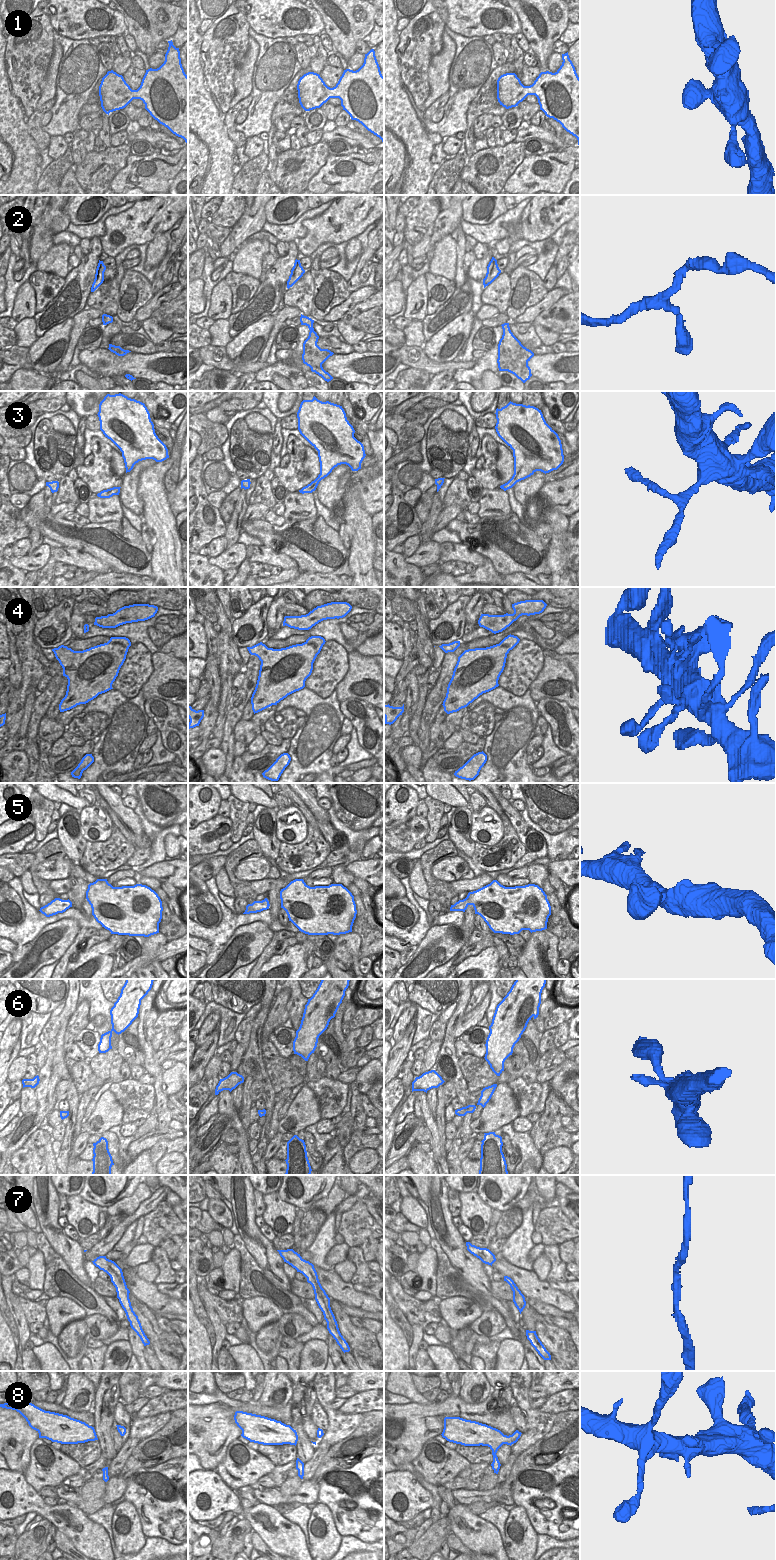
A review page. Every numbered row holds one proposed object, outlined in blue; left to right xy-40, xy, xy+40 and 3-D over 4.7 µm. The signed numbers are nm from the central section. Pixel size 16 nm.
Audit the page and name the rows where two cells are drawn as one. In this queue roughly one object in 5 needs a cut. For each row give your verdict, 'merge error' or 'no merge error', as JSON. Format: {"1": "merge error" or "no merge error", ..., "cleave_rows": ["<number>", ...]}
{"1": "no merge error", "2": "no merge error", "3": "merge error", "4": "no merge error", "5": "no merge error", "6": "no merge error", "7": "no merge error", "8": "no merge error", "cleave_rows": ["3"]}

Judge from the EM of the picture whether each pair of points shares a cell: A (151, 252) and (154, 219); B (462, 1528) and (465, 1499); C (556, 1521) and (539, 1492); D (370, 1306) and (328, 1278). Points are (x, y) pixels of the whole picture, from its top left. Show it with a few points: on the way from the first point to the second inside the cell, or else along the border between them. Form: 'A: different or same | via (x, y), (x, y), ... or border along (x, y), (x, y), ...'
A: different | border along (162, 232), (159, 232), (148, 242)
B: different | border along (458, 1502), (466, 1505)
C: same | via (556, 1512), (557, 1502), (548, 1493)
D: same | via (360, 1300), (349, 1297), (338, 1288)

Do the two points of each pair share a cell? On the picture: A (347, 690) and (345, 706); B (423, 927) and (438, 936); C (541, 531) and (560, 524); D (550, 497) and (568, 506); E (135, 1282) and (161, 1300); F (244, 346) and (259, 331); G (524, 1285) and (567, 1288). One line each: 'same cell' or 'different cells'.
A: different cells
B: different cells
C: different cells
D: same cell
E: same cell
F: same cell
G: different cells

